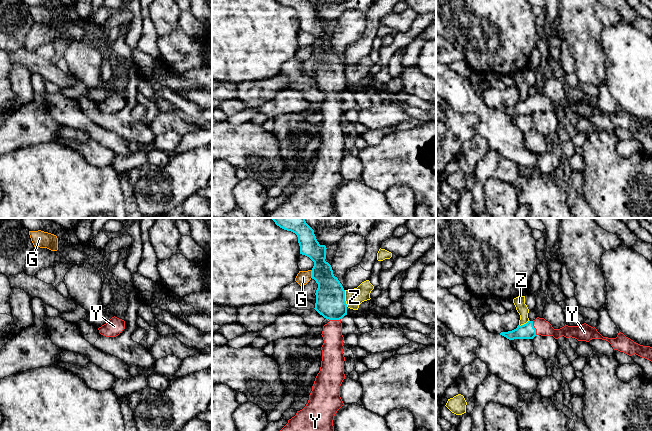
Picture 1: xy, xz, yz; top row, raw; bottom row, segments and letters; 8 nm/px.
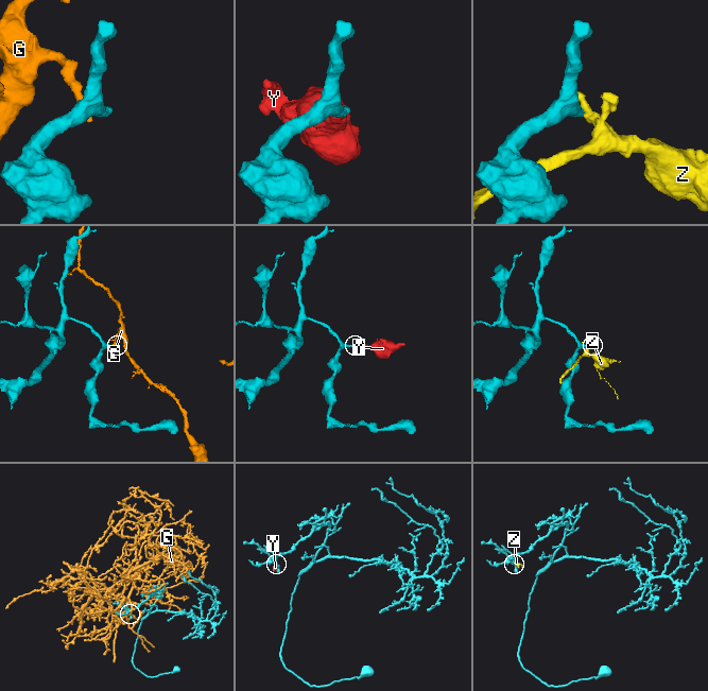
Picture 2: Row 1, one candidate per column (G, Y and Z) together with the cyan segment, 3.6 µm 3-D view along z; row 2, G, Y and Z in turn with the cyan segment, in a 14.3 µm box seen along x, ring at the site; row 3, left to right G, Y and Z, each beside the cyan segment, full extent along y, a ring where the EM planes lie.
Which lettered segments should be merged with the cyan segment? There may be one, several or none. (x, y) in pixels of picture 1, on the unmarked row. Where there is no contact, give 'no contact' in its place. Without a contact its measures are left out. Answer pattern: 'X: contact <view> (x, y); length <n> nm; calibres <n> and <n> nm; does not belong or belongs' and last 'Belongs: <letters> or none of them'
G: contact xz (312, 50); length 70 nm; calibres 240 and 110 nm; does not belong
Y: contact yz (534, 104); length 120 nm; calibres 130 and 120 nm; belongs
Z: contact xz (344, 74); length 140 nm; calibres 240 and 140 nm; does not belong
Belongs: Y

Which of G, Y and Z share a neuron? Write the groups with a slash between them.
G / Y / Z

